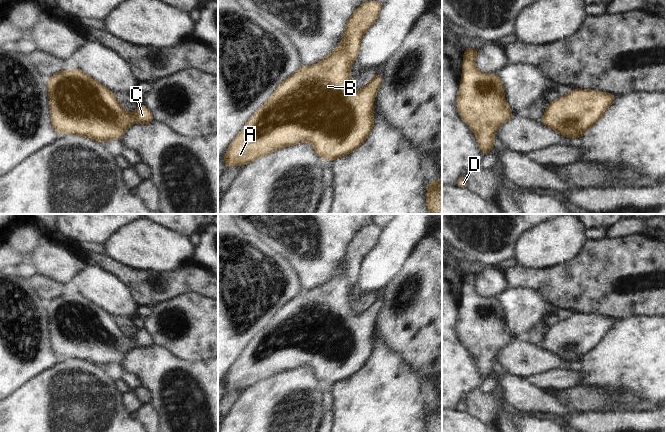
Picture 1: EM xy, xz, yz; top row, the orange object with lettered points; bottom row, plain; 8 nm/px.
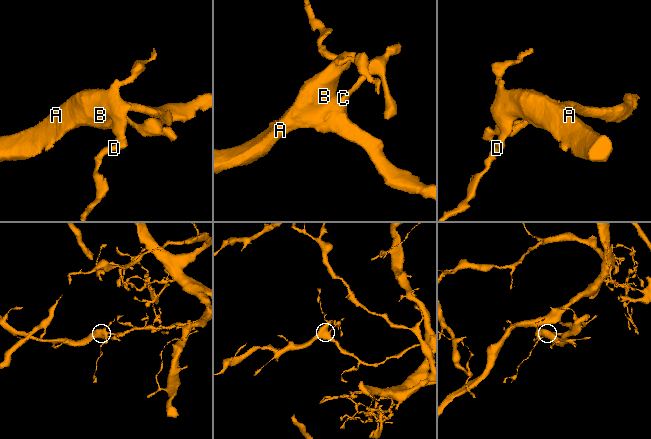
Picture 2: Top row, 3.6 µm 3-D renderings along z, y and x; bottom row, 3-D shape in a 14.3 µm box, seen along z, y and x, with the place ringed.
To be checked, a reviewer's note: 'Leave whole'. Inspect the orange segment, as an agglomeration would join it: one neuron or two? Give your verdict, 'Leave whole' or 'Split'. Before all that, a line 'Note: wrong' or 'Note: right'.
Note: right
Leave whole

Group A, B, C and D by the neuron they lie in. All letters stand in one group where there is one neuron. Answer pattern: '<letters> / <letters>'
A B C D

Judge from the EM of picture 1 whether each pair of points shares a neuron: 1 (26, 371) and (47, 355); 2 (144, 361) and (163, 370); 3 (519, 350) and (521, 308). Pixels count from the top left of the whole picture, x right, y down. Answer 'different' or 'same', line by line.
1: same
2: same
3: different

